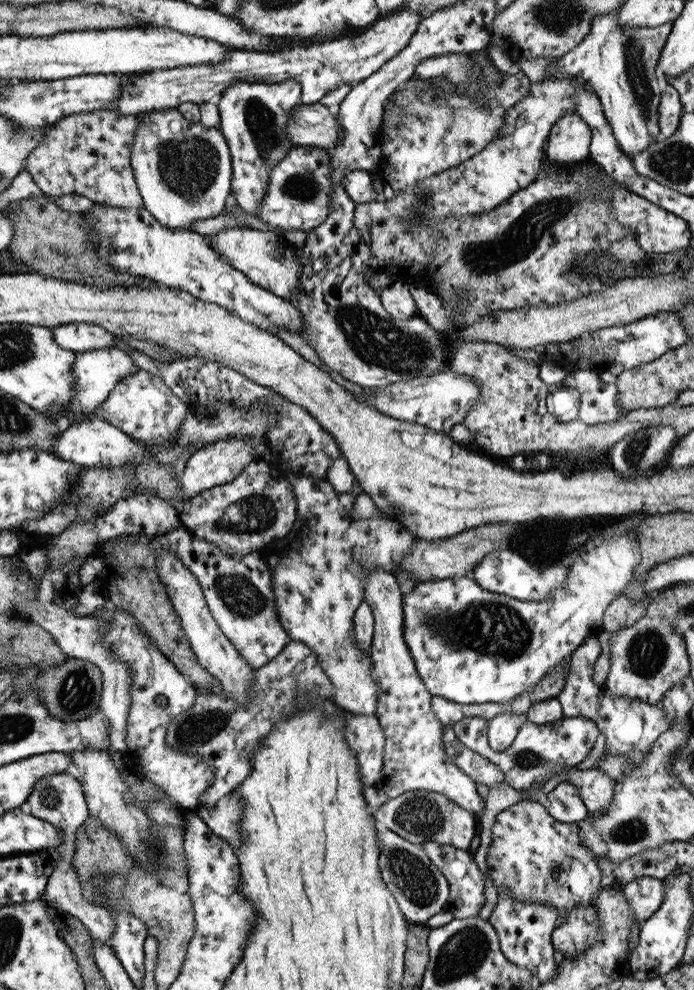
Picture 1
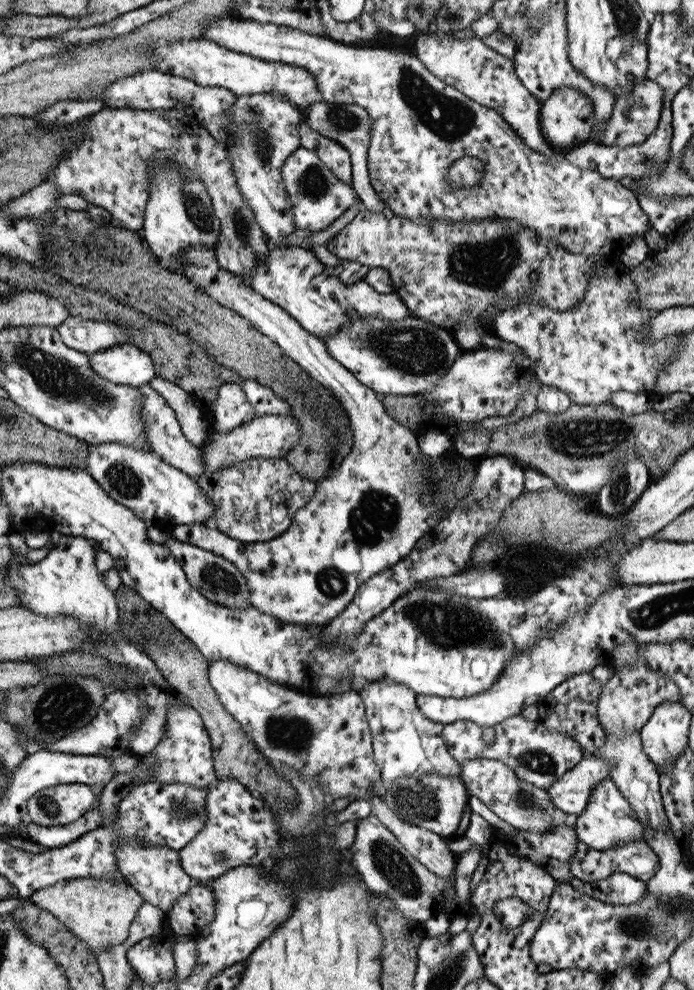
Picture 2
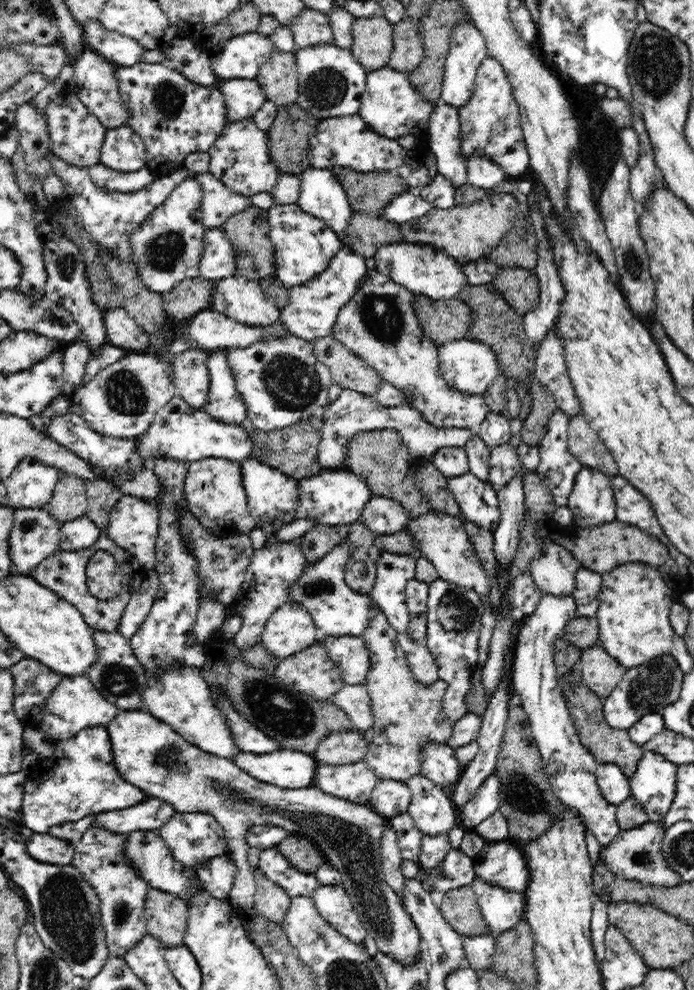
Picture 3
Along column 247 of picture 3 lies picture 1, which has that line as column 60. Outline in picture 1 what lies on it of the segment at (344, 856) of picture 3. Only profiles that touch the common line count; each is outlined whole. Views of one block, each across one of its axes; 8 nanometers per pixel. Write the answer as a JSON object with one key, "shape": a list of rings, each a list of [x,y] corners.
{"shape":[[[68,772],[42,777],[42,779],[36,781],[28,800],[26,800],[26,804],[30,806],[30,814],[32,816],[45,820],[47,823],[52,824],[54,828],[58,828],[57,832],[62,837],[62,842],[57,847],[58,851],[60,851],[61,860],[50,876],[45,890],[47,904],[78,918],[89,930],[92,940],[108,943],[112,947],[112,951],[114,951],[114,946],[110,944],[110,935],[114,931],[114,922],[110,912],[105,908],[87,902],[83,898],[82,884],[77,870],[73,866],[73,861],[77,854],[76,831],[89,817],[88,803],[86,803],[86,797],[84,797],[82,783]]]}

